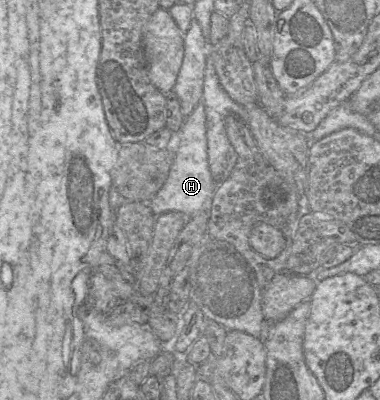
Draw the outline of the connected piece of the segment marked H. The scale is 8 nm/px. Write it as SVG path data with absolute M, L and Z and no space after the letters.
M203 102L186 117L181 129L173 133L174 161L164 185L149 201L149 207L155 216L176 211L191 217L210 204L218 186L208 164L206 114Z

